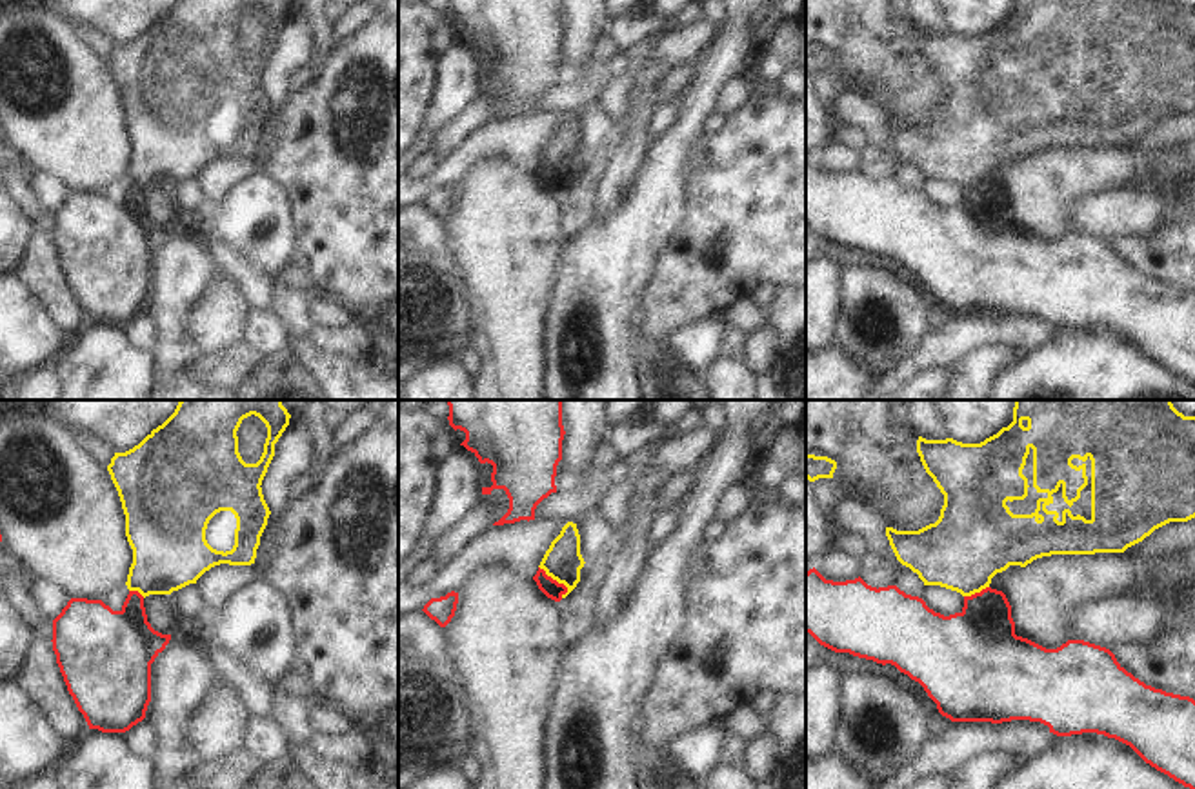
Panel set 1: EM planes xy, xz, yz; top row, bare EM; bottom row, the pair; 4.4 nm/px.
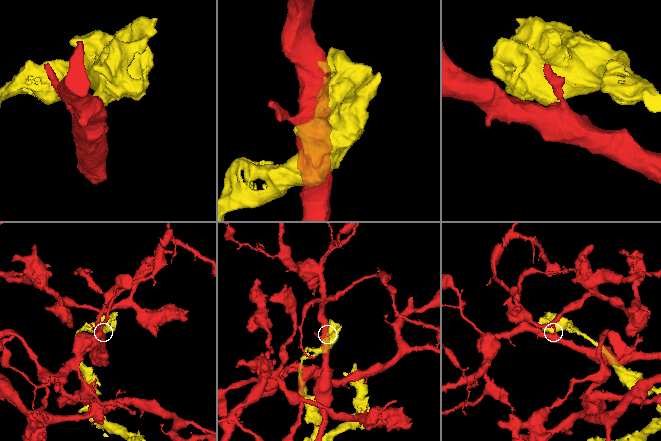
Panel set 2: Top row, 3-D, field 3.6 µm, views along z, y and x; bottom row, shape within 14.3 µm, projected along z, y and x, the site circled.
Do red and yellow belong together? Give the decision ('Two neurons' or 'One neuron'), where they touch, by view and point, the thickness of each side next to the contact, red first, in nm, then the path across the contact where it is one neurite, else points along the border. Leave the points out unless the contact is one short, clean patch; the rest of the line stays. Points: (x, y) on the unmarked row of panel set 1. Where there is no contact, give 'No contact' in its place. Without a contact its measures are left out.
Two neurons. Touches red at xz (555, 173). Thickness 80 nm (red) against 170 nm. Boundary: xz (539, 159), (566, 180), (562, 189).

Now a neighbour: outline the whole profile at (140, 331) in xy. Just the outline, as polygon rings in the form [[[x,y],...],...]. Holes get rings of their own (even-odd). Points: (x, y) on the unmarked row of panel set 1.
[[[144,311],[124,327],[126,327],[124,336],[133,347],[147,353],[153,351],[158,333],[155,320],[151,318],[149,313]]]

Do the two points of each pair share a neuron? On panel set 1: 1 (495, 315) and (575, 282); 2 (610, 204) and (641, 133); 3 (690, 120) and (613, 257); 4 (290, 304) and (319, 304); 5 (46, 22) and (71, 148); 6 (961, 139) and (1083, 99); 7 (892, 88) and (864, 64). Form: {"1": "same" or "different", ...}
{"1": "different", "2": "same", "3": "same", "4": "different", "5": "same", "6": "same", "7": "same"}

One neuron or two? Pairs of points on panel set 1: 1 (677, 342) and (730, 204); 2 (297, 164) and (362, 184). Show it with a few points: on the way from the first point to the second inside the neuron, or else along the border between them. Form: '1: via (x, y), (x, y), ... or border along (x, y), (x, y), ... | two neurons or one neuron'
1: border along (721, 311), (682, 324), (664, 339) | two neurons
2: via (313, 164), (342, 164), (346, 168) | one neuron

